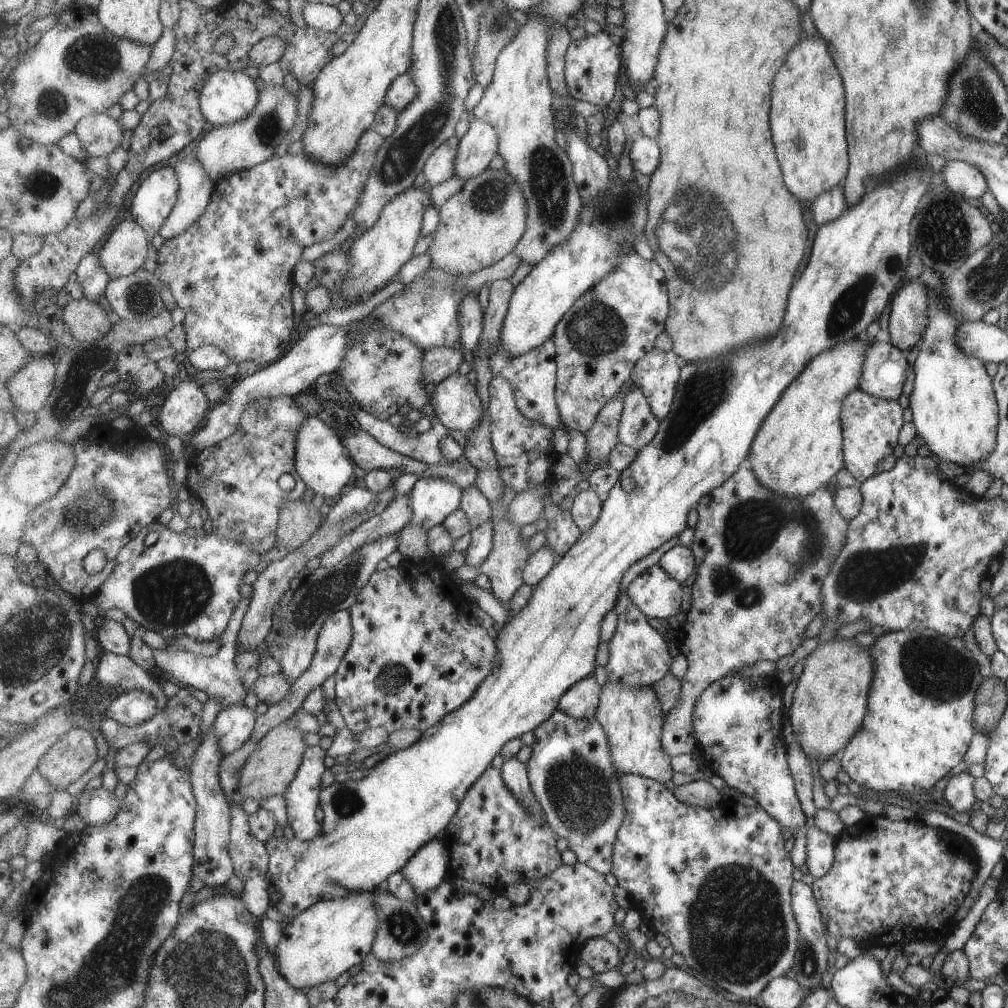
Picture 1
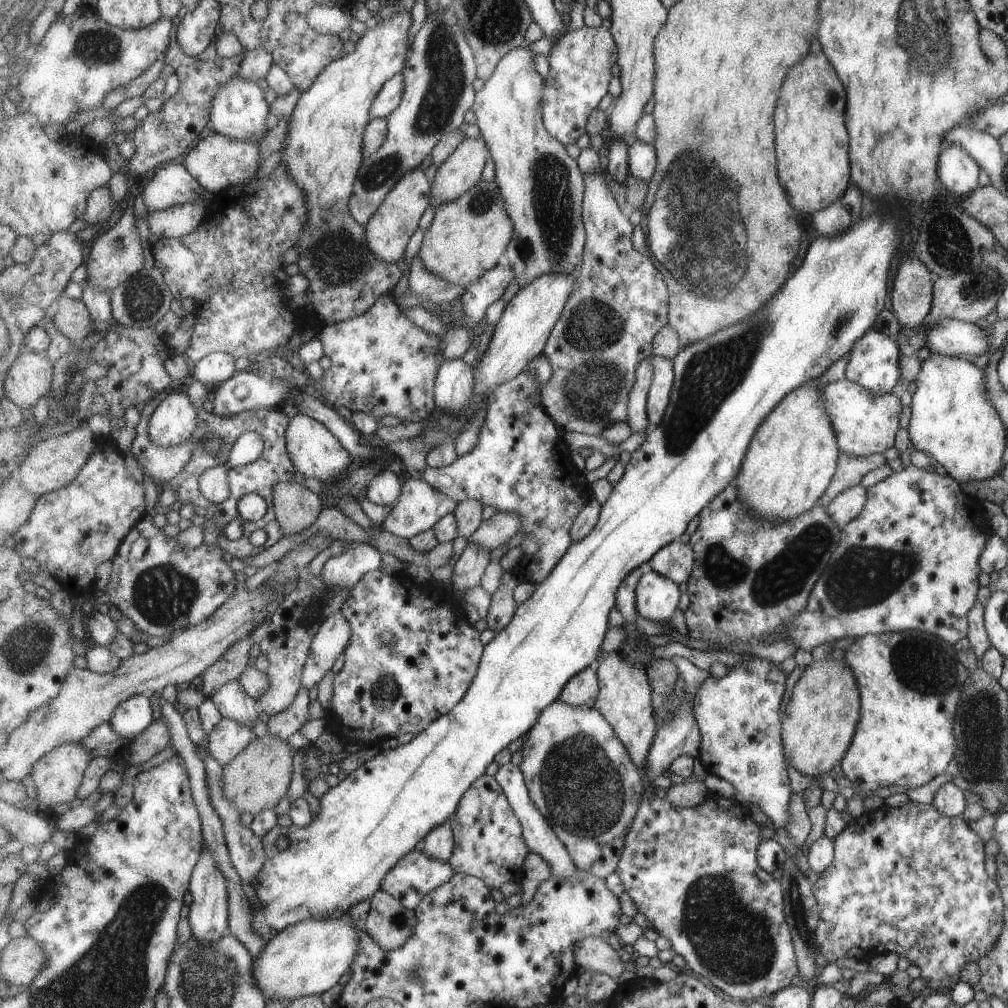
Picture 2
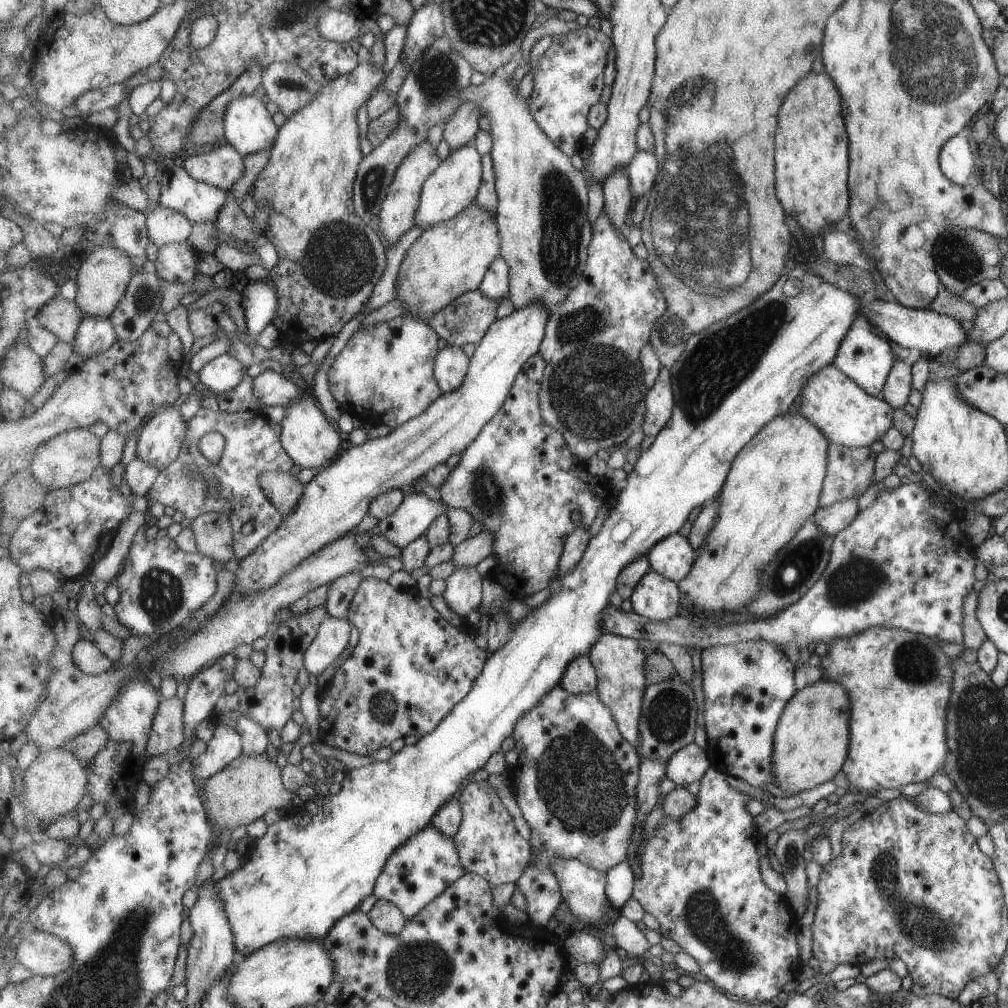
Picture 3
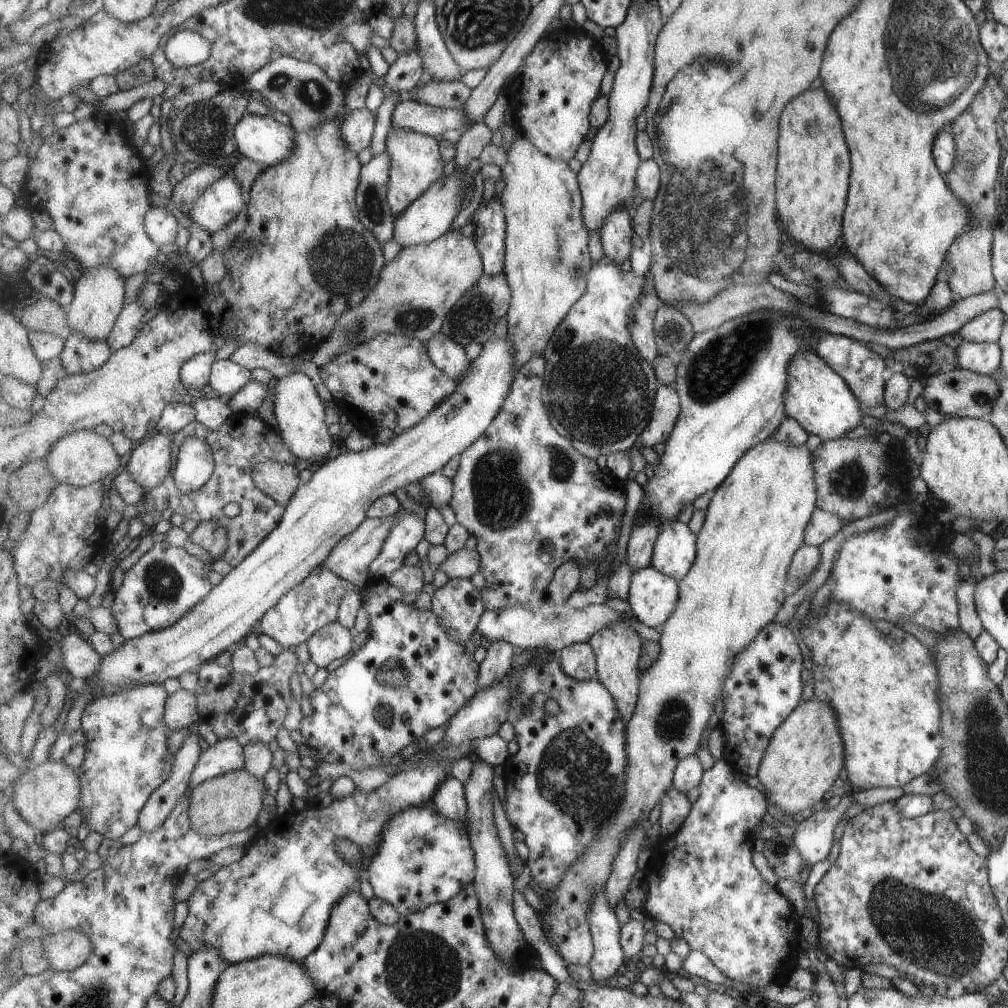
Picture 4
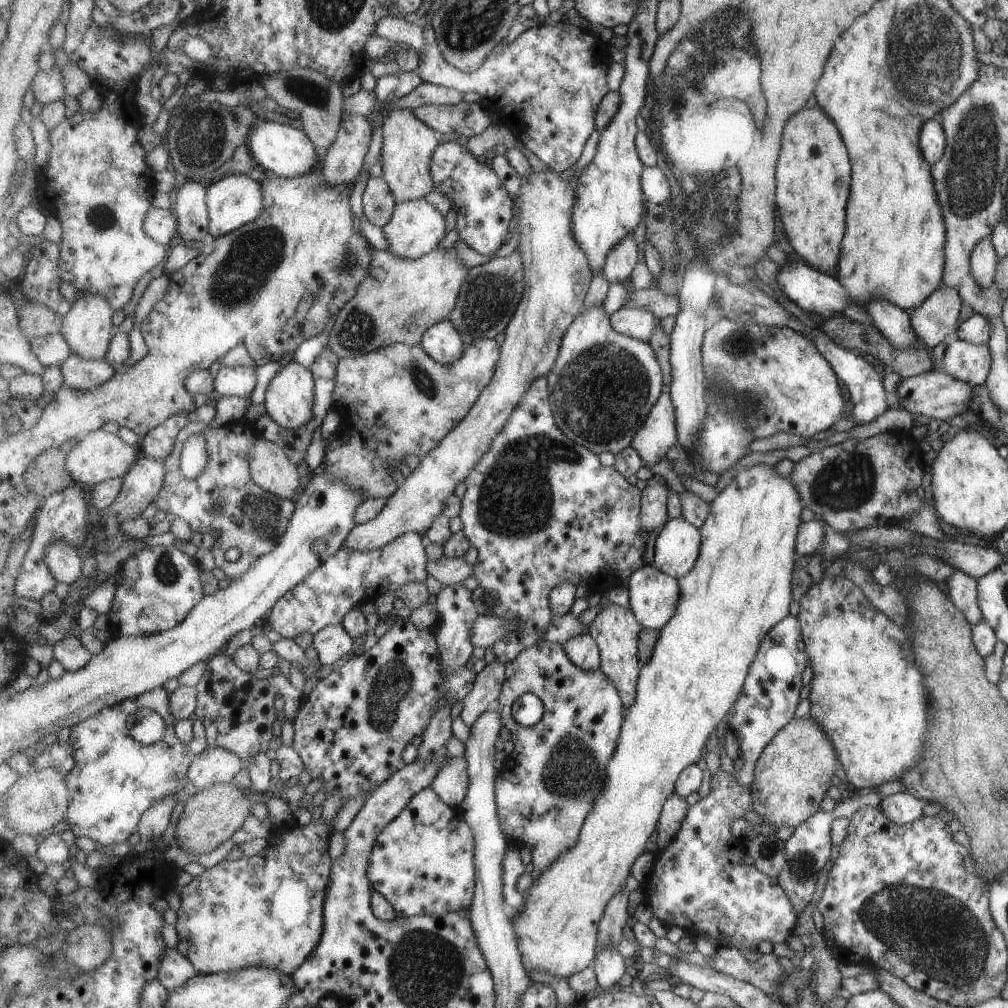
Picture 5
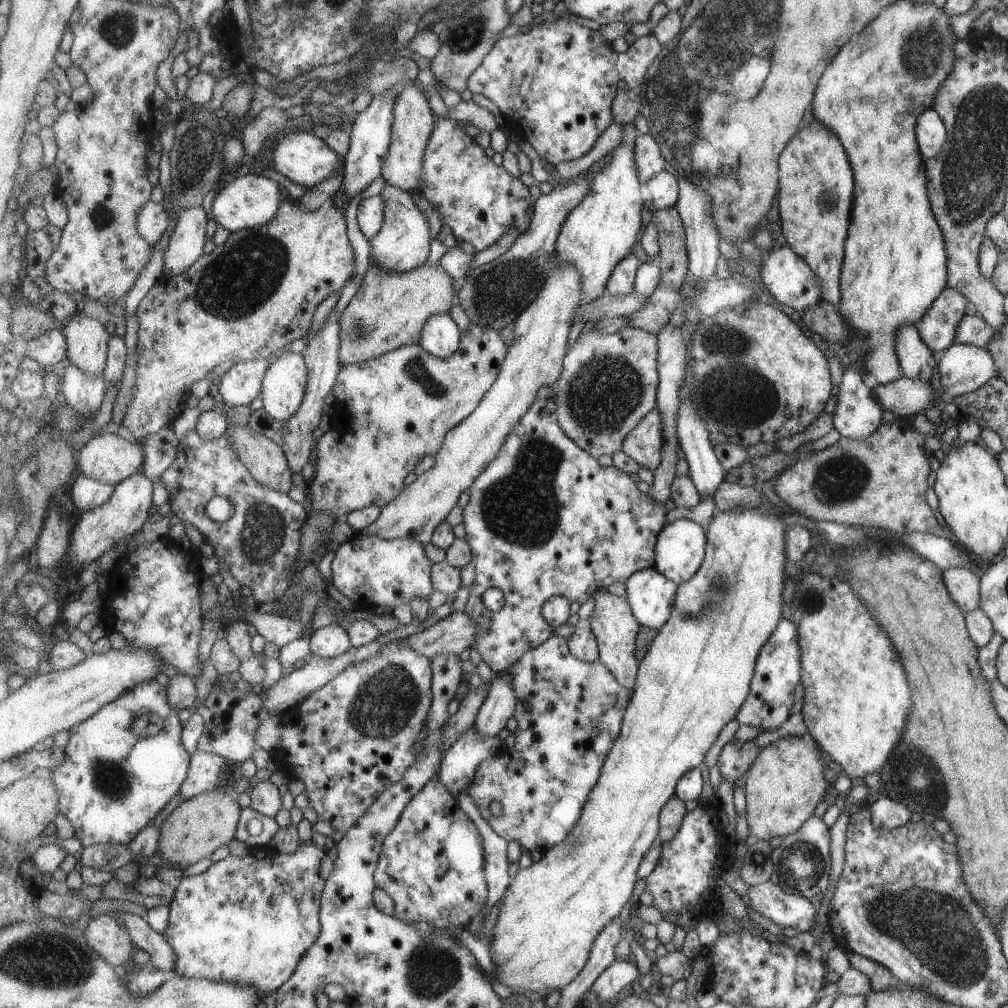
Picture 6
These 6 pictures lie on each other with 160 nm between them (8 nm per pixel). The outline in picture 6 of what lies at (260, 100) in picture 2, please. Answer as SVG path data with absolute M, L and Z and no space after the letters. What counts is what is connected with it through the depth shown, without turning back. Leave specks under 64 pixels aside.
M311 131L293 132L278 140L272 149L276 170L292 182L305 186L308 190L335 175L344 160L344 156L335 152L335 149L331 148L325 139L315 136Z

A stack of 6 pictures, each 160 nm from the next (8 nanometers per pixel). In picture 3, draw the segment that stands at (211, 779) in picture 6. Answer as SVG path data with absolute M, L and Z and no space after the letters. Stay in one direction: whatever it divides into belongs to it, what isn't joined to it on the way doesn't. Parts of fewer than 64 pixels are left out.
M218 725L204 753L192 761L192 775L202 782L221 772L244 753L242 734L227 725Z

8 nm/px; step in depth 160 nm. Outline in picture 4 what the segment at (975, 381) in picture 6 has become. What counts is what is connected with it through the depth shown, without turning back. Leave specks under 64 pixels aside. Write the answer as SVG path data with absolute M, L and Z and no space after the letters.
M962 340L954 351L954 366L978 375L989 376L999 368L1001 362L1001 349L996 342L974 343Z

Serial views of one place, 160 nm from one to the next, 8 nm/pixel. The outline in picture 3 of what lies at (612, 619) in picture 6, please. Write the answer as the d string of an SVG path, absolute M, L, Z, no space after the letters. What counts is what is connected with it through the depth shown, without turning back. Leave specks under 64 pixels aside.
M604 632L588 654L598 674L599 682L596 690L601 700L614 712L615 720L623 736L636 748L641 739L640 722L643 701L649 685L649 681L646 679L645 664L647 657L655 651L657 651L657 643Z

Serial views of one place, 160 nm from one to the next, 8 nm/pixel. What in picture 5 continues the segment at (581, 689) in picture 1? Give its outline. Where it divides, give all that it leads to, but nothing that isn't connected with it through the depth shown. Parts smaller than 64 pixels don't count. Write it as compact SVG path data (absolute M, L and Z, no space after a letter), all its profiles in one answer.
M587 632L570 638L565 644L567 656L579 668L594 671L602 668L602 652L595 637Z

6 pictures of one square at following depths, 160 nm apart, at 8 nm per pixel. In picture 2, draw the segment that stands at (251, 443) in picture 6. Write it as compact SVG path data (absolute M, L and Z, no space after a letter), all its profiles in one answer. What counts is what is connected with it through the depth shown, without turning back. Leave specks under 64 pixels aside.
M294 481L275 486L274 506L284 536L303 534L319 520L325 508L322 495Z

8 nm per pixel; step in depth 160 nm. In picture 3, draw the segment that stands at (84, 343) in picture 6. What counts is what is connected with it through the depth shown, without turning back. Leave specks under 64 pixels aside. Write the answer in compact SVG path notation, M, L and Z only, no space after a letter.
M97 246L92 250L92 253L82 262L75 281L78 285L75 301L83 311L84 318L110 318L126 295L126 290L133 278L133 268L136 266L131 256L115 246Z

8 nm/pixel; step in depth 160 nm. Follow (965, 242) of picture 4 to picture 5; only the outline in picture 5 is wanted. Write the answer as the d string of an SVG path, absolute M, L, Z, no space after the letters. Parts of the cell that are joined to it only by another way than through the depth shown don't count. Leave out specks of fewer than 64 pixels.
M990 235L978 240L970 252L970 273L980 287L988 287L994 282L999 256L991 244Z

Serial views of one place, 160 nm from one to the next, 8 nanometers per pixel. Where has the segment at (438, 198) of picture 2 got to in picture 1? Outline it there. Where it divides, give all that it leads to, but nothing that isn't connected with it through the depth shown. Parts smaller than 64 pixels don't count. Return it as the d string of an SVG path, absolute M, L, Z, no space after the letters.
M475 118L469 131L461 139L455 160L455 175L466 182L483 174L490 168L493 158L499 154L499 146L499 128L487 123L487 120Z

